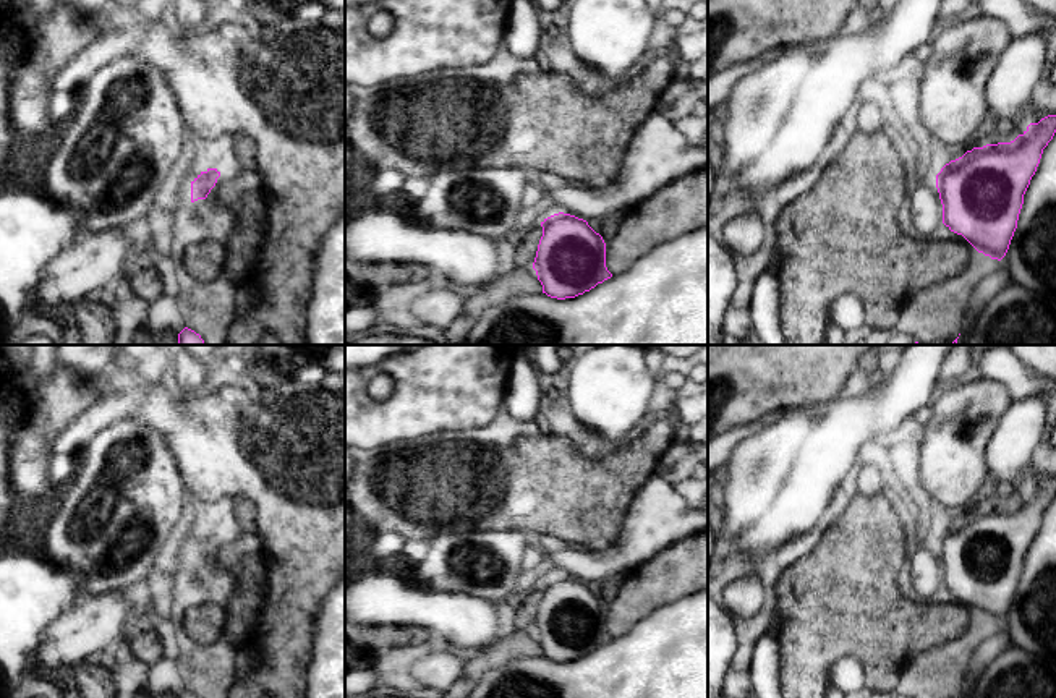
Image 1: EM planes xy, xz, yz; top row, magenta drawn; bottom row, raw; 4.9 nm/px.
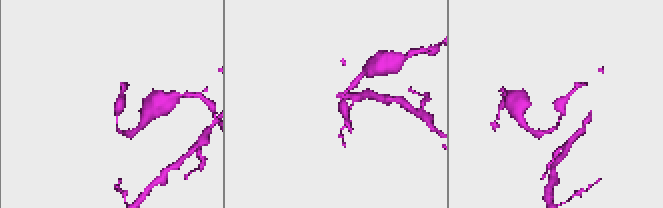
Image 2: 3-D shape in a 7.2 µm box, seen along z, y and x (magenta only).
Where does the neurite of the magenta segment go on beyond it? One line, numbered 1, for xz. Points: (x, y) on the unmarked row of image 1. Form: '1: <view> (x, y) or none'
1: none

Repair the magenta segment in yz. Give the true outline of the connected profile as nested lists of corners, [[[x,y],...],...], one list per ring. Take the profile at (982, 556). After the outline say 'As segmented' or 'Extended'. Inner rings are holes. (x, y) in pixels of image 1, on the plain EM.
[[[1048,478],[1011,505],[973,510],[936,538],[943,586],[978,615],[1001,624],[1017,591],[1024,557],[1056,496]]]. As segmented

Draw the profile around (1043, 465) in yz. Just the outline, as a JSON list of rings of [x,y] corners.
[[[1056,389],[1051,392],[1040,392],[1038,395],[1045,402],[1045,428],[1033,452],[1028,487],[1038,486],[1048,478],[1056,478],[1056,442],[1051,439],[1056,428]]]

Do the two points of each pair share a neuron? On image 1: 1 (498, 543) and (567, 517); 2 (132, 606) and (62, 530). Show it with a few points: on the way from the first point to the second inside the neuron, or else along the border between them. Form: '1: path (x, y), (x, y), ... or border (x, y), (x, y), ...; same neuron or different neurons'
1: border (486, 532), (523, 528), (532, 536); different neurons
2: border (143, 583), (133, 588), (97, 593), (81, 604); different neurons

